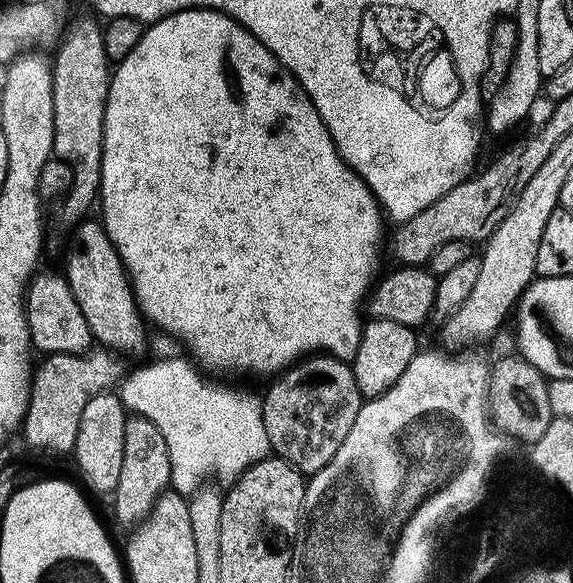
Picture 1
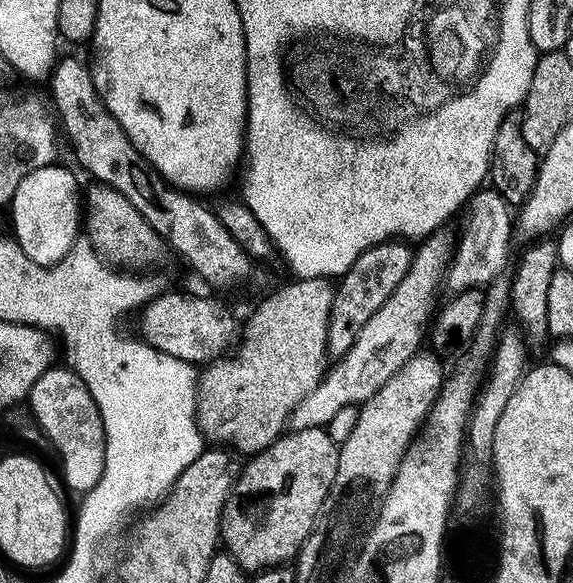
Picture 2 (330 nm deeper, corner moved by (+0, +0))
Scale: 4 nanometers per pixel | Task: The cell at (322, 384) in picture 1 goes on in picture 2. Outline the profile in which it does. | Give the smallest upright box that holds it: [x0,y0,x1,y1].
[326,239,413,358]

